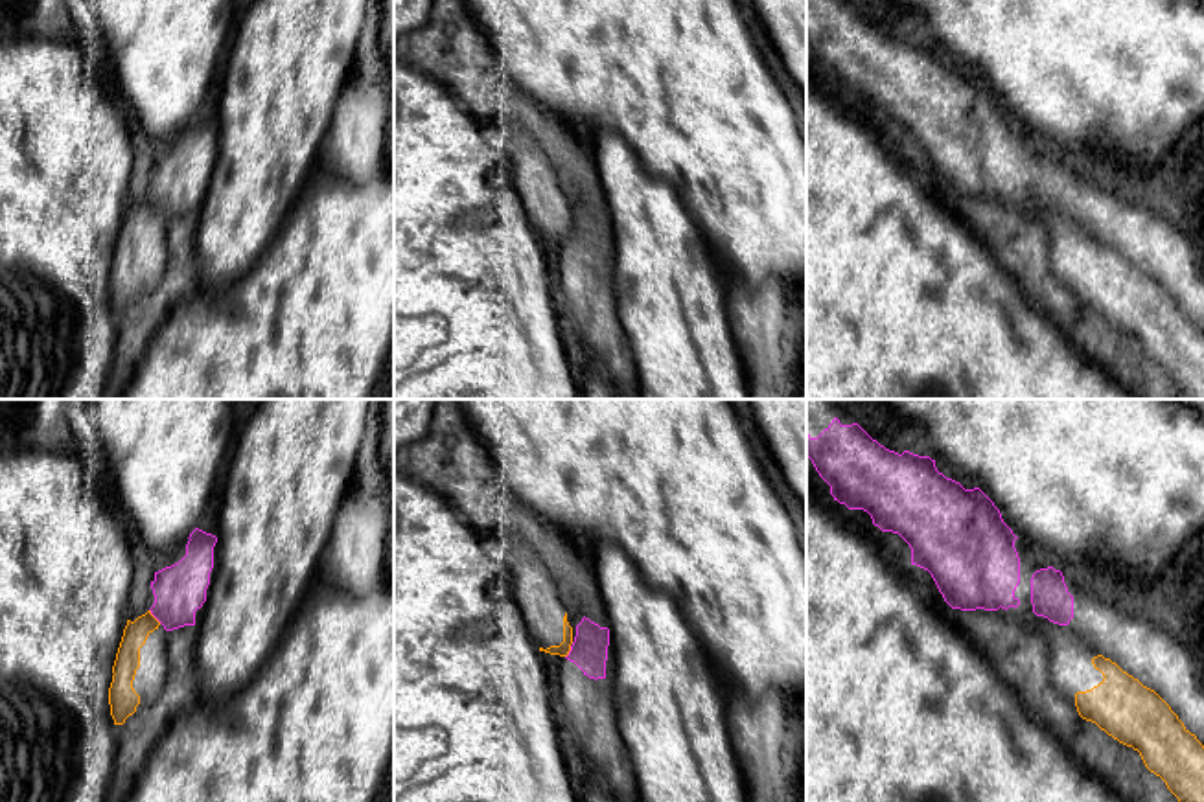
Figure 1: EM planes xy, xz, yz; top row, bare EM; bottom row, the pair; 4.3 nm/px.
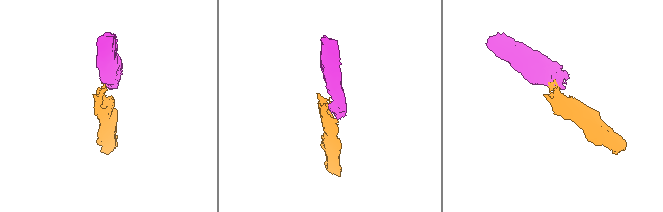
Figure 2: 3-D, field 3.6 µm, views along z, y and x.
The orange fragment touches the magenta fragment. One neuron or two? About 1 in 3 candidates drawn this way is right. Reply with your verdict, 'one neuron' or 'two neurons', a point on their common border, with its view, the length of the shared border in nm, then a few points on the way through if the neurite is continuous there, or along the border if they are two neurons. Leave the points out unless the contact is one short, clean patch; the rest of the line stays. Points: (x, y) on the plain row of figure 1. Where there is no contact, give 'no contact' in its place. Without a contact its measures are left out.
two neurons | xy (153, 205) | 80 nm | along xy (150, 197), (161, 210)

